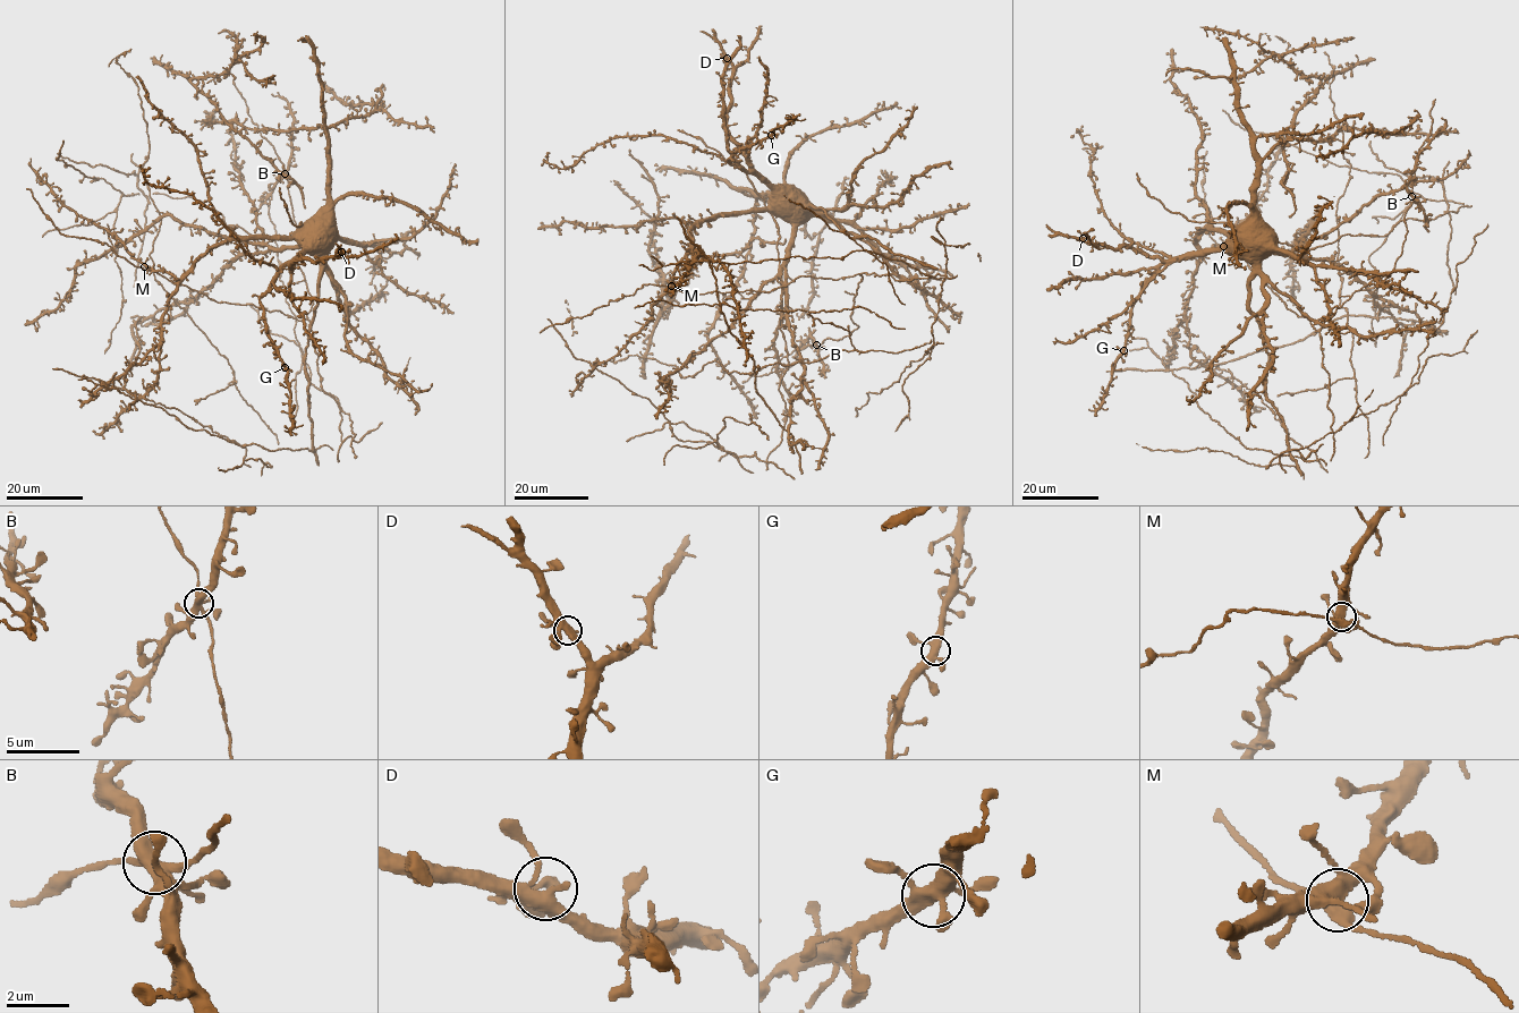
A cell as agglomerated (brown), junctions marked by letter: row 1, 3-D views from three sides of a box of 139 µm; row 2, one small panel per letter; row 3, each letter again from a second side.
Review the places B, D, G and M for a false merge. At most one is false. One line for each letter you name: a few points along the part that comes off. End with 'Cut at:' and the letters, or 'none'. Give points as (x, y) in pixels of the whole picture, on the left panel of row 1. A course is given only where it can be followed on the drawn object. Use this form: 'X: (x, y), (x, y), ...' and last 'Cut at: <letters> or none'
Cut at: B

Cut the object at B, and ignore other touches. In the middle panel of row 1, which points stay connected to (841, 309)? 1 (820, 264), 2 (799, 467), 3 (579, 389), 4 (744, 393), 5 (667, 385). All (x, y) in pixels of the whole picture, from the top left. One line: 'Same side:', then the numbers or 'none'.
Same side: 3, 4, 5

